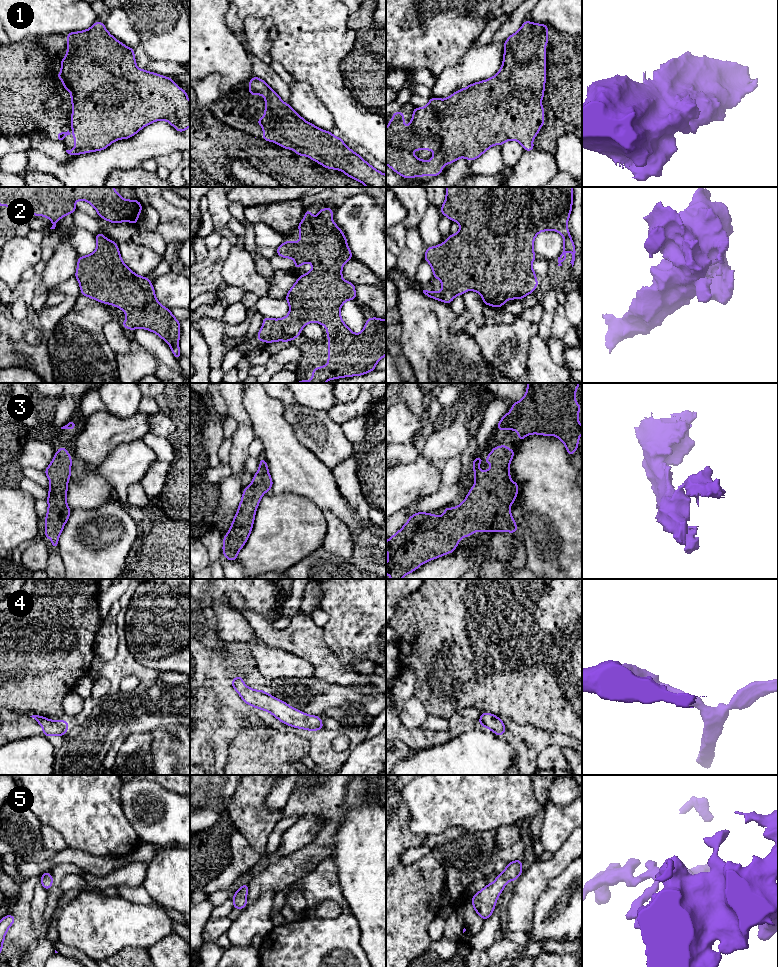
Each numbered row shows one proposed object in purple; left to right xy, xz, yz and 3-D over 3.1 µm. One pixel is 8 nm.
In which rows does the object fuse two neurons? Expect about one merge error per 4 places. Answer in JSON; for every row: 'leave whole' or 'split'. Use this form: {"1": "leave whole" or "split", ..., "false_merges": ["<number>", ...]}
{"1": "leave whole", "2": "leave whole", "3": "leave whole", "4": "leave whole", "5": "leave whole", "false_merges": []}

